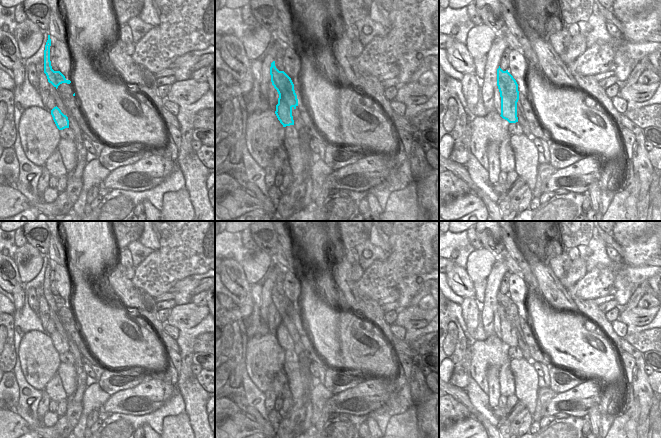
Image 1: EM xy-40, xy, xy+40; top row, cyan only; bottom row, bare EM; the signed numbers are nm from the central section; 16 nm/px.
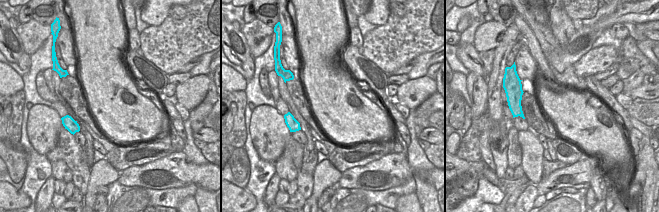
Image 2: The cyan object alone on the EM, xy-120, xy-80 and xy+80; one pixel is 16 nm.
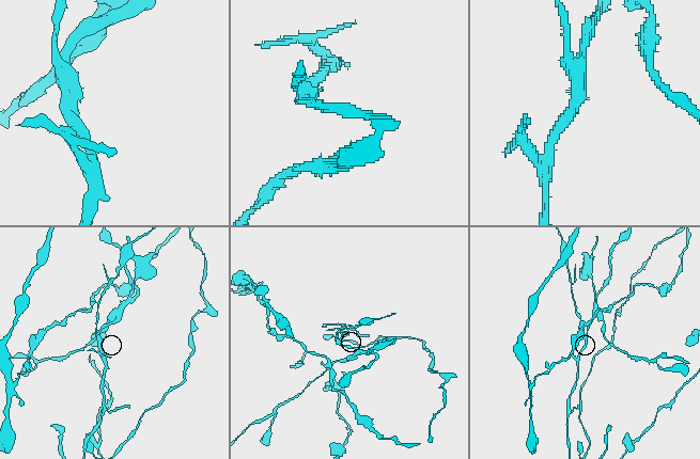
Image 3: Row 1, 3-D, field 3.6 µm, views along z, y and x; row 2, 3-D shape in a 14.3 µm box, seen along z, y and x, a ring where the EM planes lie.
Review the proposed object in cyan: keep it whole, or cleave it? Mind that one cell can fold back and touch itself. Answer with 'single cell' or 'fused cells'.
fused cells

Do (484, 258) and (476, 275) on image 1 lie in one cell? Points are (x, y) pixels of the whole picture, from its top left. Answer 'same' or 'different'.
same

